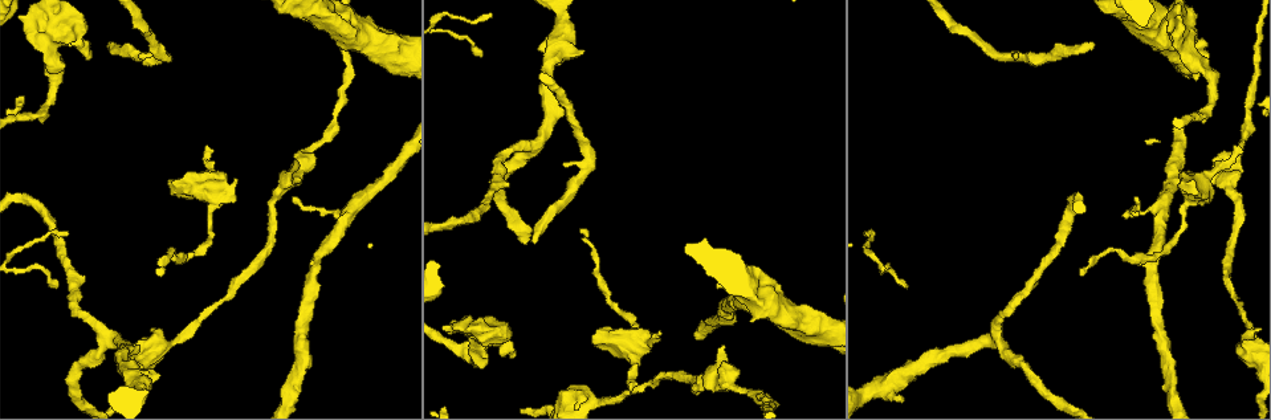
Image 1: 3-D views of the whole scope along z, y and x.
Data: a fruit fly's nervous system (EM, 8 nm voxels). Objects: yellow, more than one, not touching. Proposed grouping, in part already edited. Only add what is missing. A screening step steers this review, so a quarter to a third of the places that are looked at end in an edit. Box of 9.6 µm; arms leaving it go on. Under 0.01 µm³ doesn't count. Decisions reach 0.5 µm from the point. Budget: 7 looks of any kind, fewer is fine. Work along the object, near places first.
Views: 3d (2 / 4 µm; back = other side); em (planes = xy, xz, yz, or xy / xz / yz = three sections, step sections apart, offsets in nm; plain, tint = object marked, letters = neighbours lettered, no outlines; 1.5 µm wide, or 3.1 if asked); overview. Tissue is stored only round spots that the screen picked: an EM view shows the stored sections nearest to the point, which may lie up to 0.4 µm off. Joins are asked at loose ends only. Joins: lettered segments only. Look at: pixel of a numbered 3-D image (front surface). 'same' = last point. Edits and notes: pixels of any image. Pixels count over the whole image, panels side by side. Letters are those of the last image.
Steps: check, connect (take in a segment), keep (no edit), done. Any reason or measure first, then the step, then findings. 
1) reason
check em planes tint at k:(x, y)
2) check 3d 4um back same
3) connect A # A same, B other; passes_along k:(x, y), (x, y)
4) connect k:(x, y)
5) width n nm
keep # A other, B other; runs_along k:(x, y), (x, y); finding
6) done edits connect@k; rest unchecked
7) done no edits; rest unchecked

check em xz step 8 letters at 1:(1093, 45)

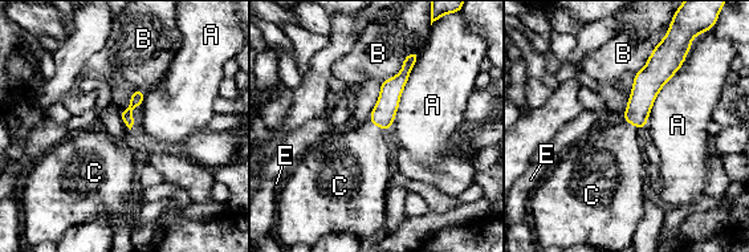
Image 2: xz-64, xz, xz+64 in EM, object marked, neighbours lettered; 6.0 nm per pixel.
connect C # A other, B other, C same, E other; the neuron continues

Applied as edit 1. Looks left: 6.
redraw
check overview

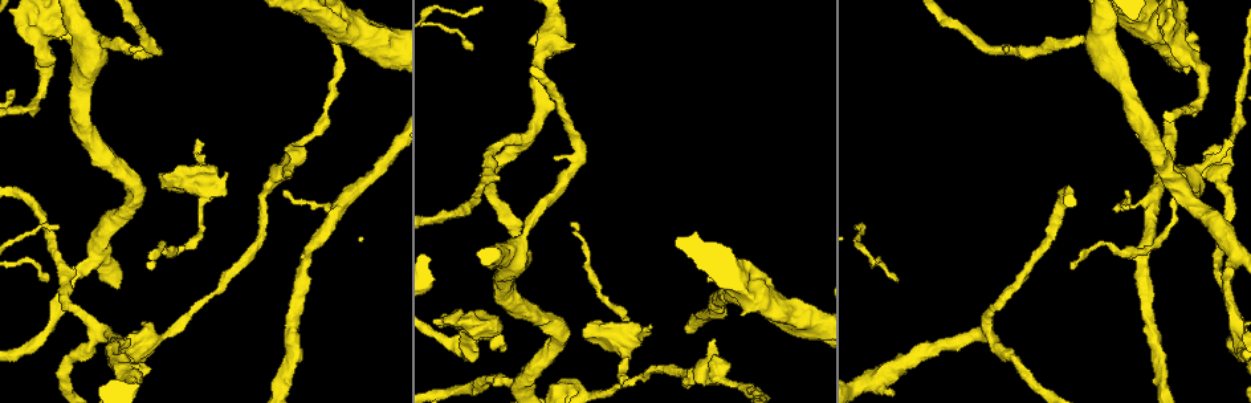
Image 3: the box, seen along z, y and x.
long arm stops here
check 3d 4um at 3:(1073, 267)

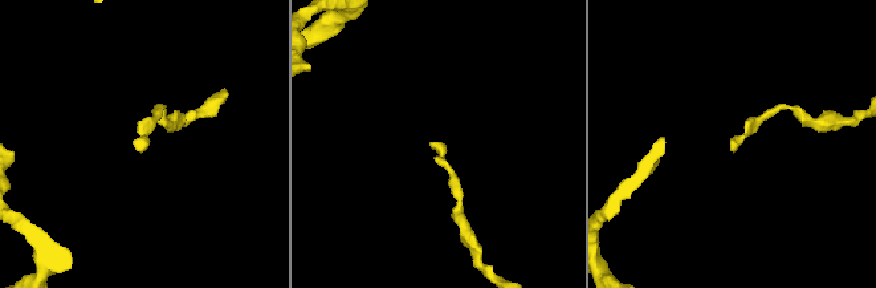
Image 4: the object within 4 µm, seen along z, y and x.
check em planes plain at 4:(732, 146)

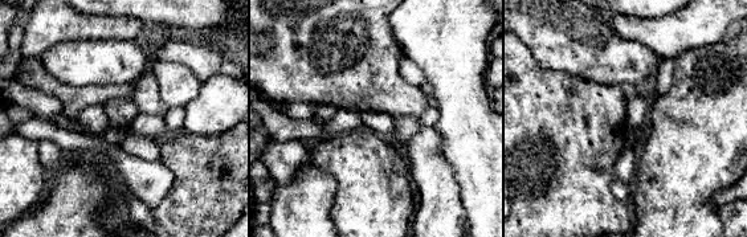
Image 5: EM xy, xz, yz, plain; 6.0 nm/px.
check em planes letters same

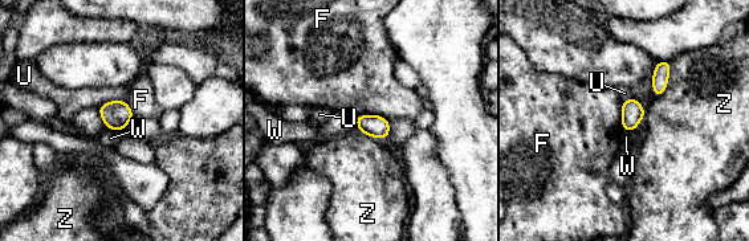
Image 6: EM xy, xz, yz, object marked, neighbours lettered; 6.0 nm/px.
width 140 nm
keep # F other, U other, W other, Z other; no lettered segment goes on from it

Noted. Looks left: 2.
done edits connect@2; rest unchecked

